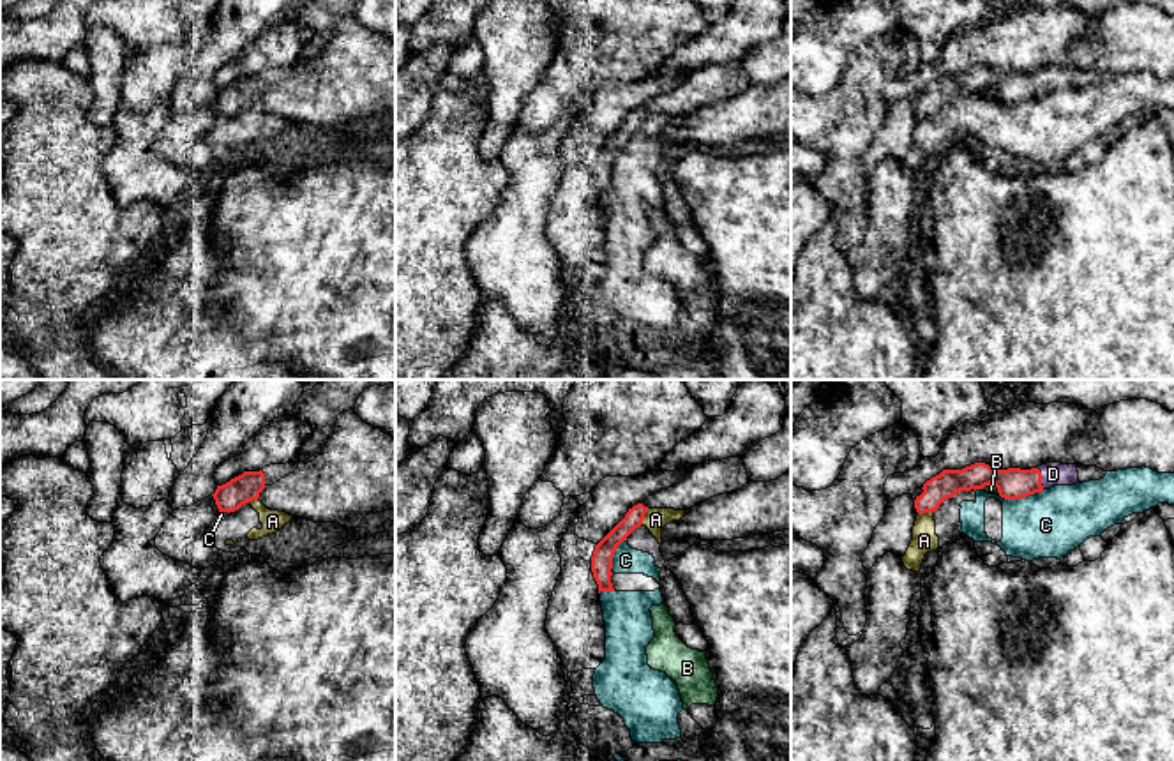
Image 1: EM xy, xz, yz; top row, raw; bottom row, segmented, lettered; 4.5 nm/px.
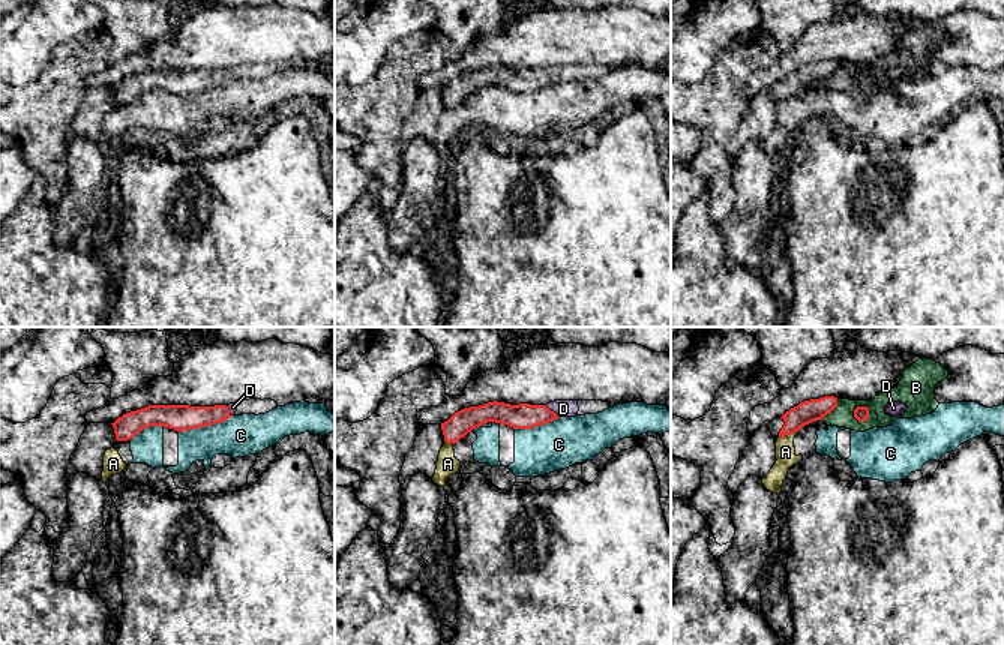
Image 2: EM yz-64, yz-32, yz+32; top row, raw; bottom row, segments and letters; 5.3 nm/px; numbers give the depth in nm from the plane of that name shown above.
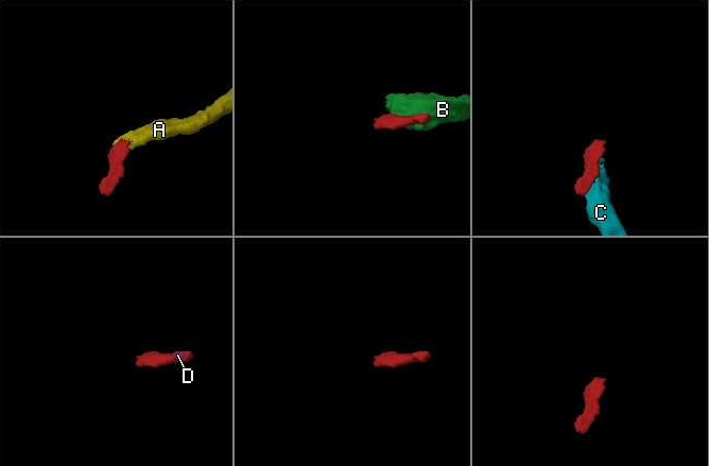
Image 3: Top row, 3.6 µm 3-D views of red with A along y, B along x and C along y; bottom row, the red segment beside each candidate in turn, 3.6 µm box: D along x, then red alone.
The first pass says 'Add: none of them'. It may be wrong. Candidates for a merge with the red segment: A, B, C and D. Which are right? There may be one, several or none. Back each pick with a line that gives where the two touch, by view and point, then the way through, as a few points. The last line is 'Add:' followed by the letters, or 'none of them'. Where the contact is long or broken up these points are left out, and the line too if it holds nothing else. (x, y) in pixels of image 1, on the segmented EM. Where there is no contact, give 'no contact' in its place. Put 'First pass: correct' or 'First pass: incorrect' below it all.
D: contact yz (1040, 479)
Add: D
First pass: incorrect

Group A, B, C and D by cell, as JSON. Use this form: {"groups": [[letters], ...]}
{"groups": [["A", "C"], ["B"], ["D"]]}

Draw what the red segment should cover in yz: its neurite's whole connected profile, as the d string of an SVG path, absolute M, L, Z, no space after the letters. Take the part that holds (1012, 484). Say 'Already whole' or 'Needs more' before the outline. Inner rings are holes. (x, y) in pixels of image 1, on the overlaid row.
Needs more. M975 463L962 470L943 470L927 480L911 496L918 514L936 512L939 505L960 491L996 486L1005 500L1020 500L1054 486L1075 486L1077 482L1100 480L1107 471L1096 466L1047 463L1038 468L996 470L985 463Z

